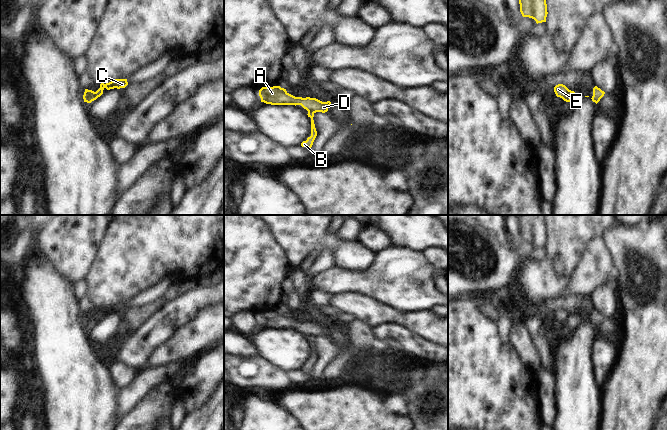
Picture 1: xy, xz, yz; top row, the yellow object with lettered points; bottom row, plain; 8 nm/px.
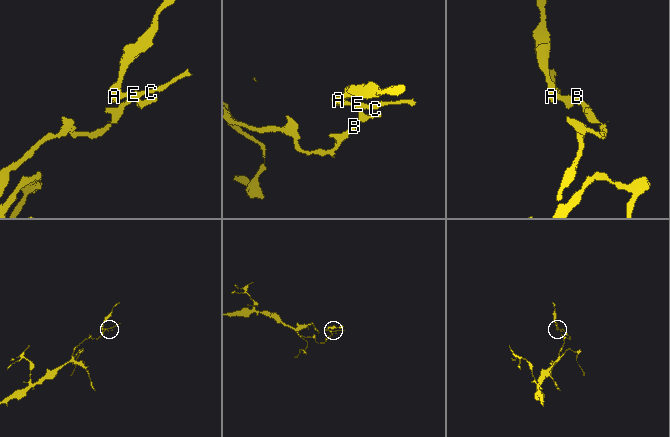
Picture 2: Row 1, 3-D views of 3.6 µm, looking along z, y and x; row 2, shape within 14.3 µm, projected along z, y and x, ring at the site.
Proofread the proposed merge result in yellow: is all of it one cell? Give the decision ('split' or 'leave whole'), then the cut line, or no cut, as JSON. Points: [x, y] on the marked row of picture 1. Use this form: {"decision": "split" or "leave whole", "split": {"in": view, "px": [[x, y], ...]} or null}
{"decision": "split", "split": {"in": "xy", "px": [[85, 91], [93, 100]]}}

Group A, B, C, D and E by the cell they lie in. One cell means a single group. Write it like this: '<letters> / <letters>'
A C D E / B

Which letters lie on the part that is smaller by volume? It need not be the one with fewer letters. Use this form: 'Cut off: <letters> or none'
Cut off: A, C, D, E.

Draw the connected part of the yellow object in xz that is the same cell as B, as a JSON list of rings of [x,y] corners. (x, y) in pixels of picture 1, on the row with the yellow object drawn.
[[[308,111],[307,115],[308,115],[308,117],[311,118],[311,136],[308,137],[306,141],[303,141],[301,143],[301,146],[306,147],[306,148],[311,148],[312,145],[313,145],[313,142],[314,142],[314,140],[317,136],[317,131],[316,131],[316,128],[315,128],[314,120],[313,120],[314,112]]]

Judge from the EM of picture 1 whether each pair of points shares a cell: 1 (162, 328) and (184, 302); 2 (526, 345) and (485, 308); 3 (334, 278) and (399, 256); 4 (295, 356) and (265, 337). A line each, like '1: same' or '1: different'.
1: same
2: different
3: same
4: same

